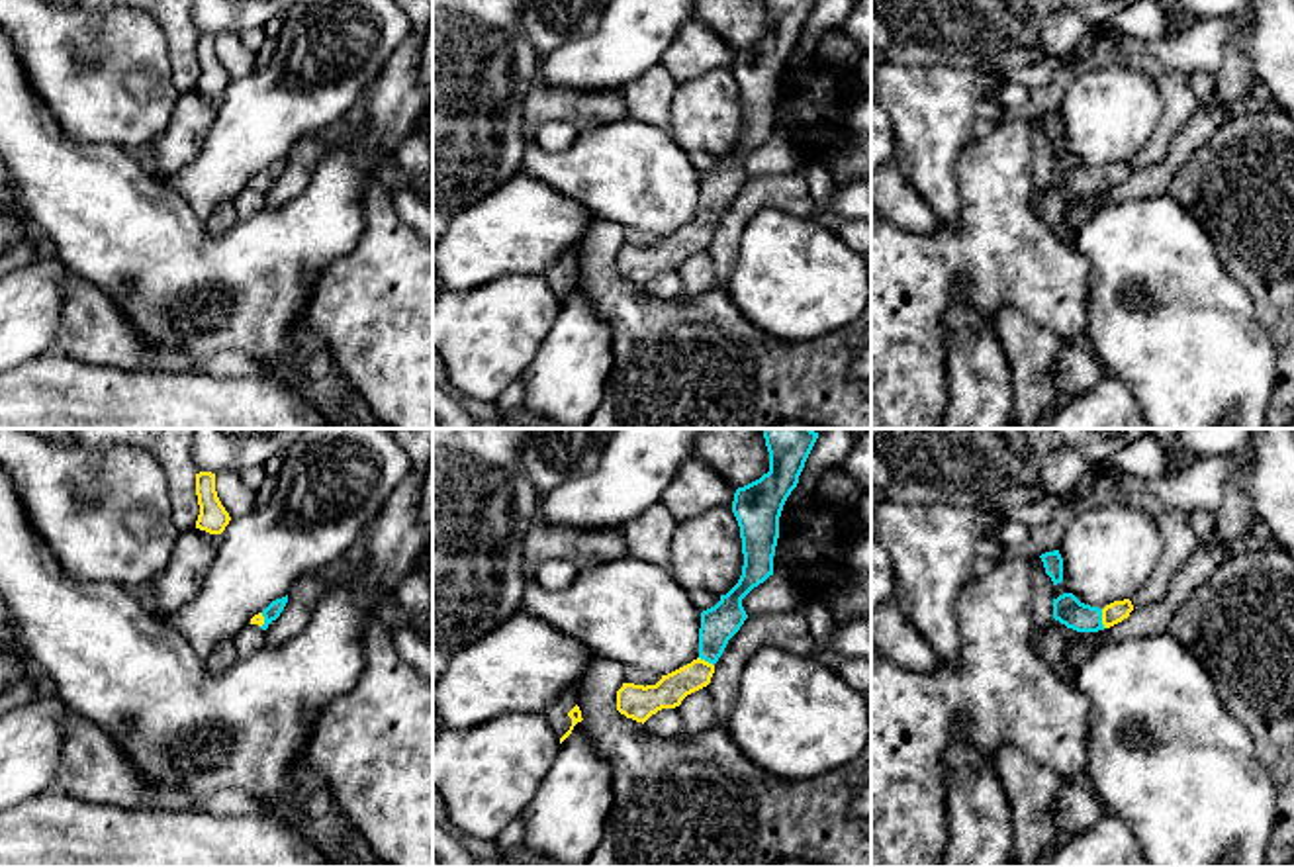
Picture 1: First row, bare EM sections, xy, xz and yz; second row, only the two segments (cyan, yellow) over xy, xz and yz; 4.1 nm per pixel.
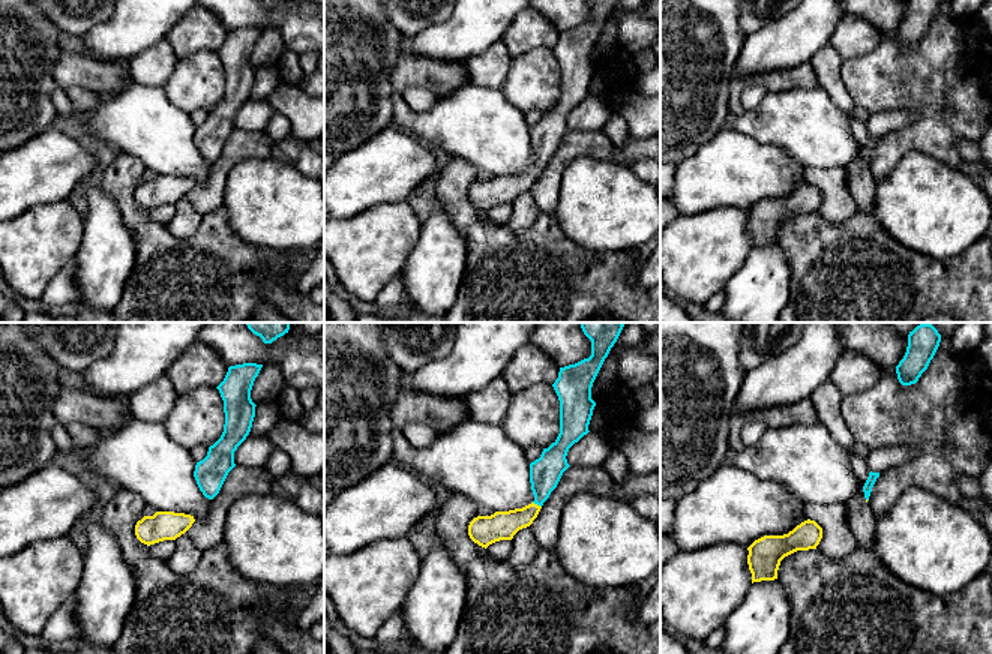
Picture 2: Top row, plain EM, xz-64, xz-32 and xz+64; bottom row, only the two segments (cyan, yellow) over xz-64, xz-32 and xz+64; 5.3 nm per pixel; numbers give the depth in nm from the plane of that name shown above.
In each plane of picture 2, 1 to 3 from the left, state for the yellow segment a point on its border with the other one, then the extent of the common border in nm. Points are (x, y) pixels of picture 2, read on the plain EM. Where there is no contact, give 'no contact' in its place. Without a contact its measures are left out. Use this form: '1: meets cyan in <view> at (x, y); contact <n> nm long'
1: no contact
2: meets cyan in xz-32 at (538, 168); contact 60 nm long
3: no contact

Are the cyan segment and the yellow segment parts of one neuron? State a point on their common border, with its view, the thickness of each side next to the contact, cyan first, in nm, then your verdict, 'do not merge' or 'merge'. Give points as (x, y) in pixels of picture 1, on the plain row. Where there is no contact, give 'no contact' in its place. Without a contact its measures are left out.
contact yz (1101, 181); calibres 120 and 90 nm; merge

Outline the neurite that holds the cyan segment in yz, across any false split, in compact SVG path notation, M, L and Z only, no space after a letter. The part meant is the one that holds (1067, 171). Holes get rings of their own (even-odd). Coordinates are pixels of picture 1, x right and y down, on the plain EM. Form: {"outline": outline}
{"outline": "M1073 155L1053 160L1053 180L1077 194L1098 194L1130 178L1133 166L1130 160L1114 162L1104 170L1081 164Z"}

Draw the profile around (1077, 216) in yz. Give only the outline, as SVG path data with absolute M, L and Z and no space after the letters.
M1104 192L1098 194L1083 194L1081 202L1067 209L1065 213L1065 227L1067 231L1077 239L1079 229L1100 209L1098 198Z

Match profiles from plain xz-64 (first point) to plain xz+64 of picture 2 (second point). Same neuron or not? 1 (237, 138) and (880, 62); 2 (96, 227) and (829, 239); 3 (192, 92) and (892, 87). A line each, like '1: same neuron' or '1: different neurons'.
1: same neuron
2: different neurons
3: same neuron

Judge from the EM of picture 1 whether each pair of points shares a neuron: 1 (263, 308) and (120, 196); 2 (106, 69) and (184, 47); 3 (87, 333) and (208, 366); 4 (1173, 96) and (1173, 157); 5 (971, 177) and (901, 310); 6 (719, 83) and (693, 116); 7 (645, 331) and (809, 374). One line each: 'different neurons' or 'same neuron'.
1: same neuron
2: different neurons
3: same neuron
4: different neurons
5: same neuron
6: same neuron
7: same neuron

